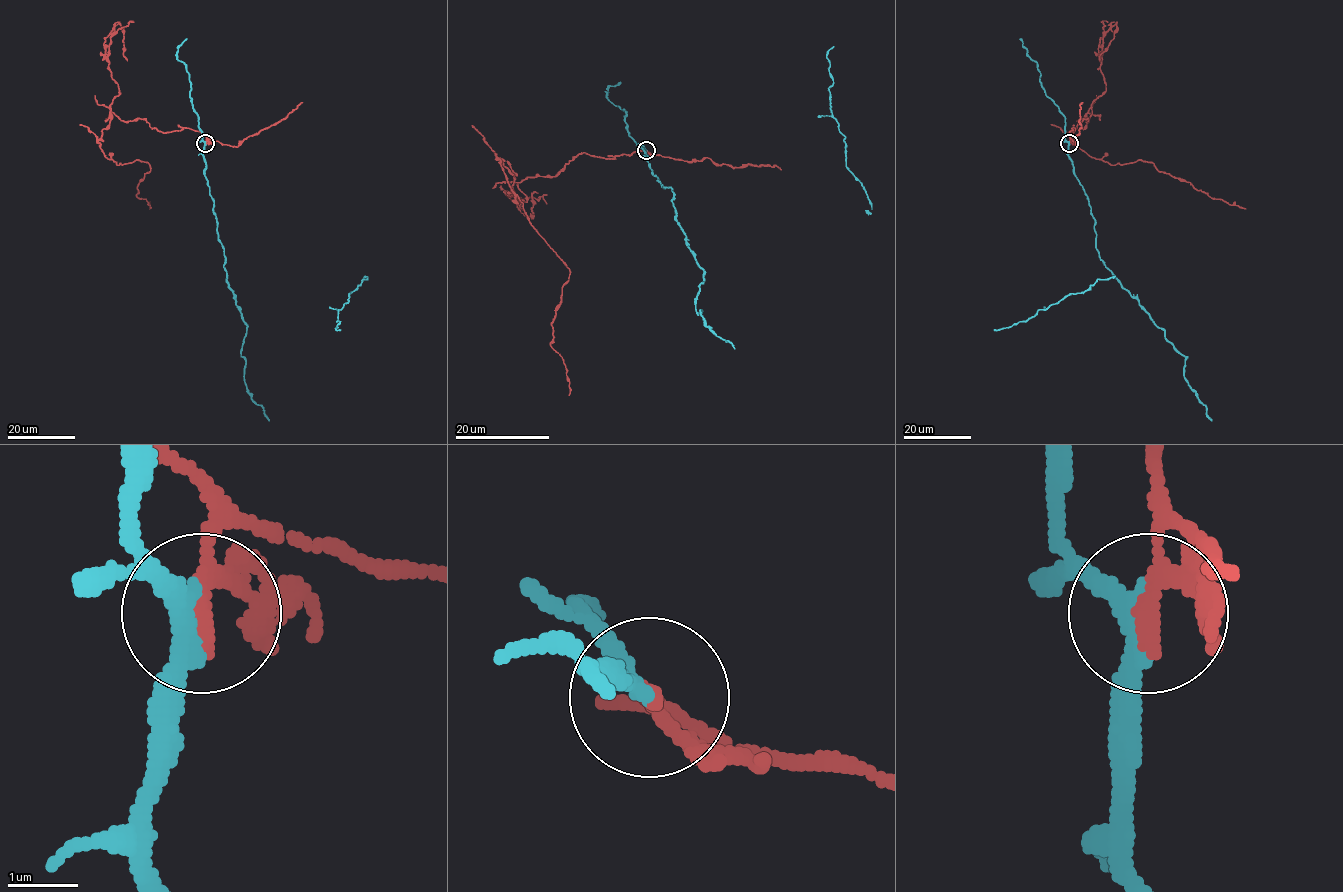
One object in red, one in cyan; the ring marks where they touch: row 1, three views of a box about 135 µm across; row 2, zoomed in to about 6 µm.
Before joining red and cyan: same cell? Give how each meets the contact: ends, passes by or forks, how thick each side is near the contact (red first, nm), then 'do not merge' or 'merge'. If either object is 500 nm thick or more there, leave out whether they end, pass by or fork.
red ends; cyan passes by; calibres 300 and 280 nm; do not merge

